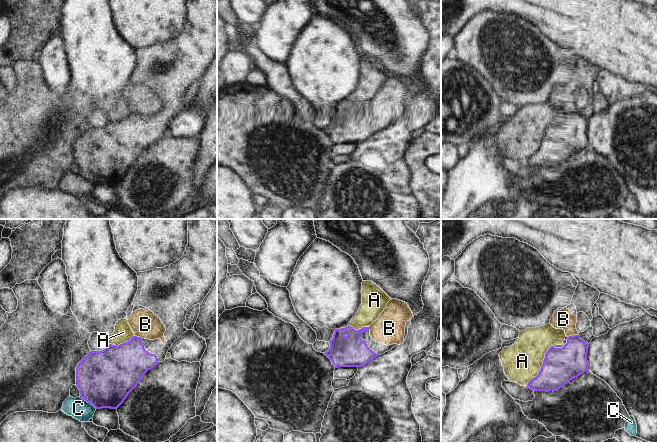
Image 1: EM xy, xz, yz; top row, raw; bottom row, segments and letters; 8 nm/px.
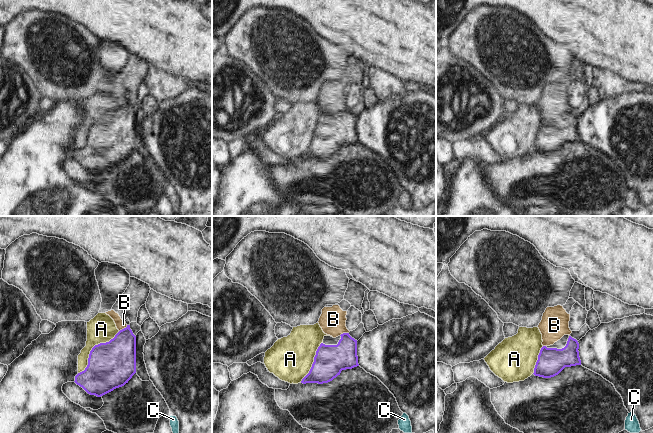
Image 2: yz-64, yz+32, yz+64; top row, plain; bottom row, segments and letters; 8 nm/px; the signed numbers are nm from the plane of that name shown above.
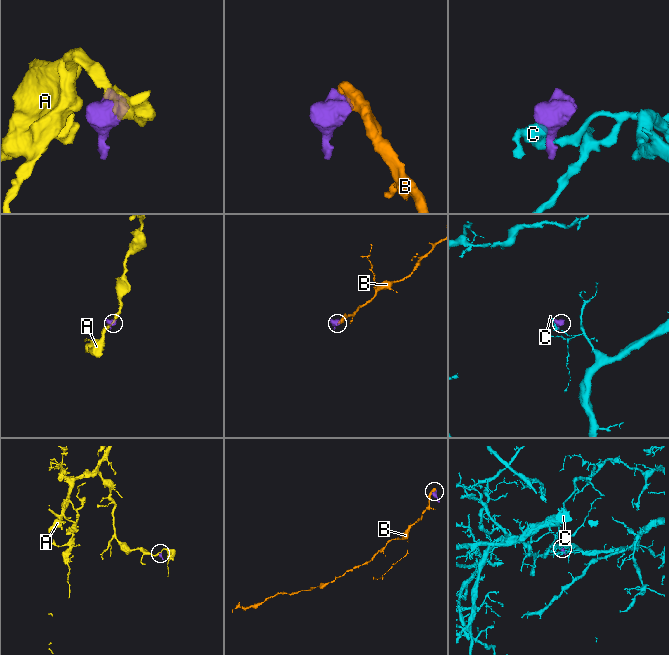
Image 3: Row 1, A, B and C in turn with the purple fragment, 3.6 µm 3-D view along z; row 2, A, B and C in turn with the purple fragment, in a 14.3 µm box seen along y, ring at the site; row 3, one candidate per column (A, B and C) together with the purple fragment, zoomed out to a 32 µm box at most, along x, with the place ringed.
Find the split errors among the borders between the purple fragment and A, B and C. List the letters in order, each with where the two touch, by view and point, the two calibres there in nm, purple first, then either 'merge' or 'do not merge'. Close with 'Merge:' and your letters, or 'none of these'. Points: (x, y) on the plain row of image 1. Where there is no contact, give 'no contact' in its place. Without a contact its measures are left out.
A: contact yz (542, 141); calibres 280 and 300 nm; do not merge
B: contact yz (574, 111); calibres 280 and 160 nm; do not merge
C: contact xy (88, 178); calibres 460 and 160 nm; do not merge
Merge: none of these

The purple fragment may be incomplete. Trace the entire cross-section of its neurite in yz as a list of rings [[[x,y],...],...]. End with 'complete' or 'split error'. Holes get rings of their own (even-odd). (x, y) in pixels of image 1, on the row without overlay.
[[[579,110],[566,112],[562,121],[555,120],[548,125],[538,151],[528,158],[527,163],[533,167],[554,168],[588,147],[588,123]]]; split error

